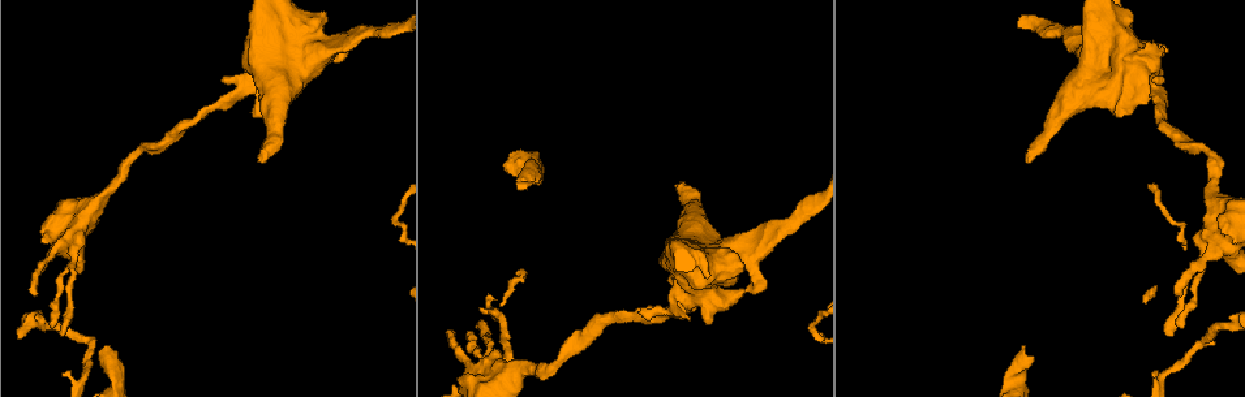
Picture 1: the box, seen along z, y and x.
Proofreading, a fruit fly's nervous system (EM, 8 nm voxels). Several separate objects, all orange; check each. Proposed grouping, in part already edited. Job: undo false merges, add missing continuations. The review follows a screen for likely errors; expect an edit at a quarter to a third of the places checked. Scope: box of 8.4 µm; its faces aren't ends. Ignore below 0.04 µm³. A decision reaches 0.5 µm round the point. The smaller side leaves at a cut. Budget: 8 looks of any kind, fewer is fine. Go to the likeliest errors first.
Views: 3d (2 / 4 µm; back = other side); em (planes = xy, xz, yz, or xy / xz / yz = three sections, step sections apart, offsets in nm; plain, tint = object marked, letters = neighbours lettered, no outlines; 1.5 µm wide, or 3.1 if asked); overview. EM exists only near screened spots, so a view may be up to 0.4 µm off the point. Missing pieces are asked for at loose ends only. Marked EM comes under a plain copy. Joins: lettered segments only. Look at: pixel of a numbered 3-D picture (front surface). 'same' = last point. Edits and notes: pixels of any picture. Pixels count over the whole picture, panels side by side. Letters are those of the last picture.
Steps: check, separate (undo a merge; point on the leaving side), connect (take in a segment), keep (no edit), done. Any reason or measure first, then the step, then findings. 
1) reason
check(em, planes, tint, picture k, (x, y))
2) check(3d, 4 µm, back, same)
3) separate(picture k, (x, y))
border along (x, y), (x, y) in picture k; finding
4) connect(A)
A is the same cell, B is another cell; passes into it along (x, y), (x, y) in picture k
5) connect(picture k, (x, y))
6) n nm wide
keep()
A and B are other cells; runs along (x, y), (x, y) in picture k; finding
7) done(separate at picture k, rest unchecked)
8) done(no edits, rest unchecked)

branch stops here
check(em, planes, letters, picture 1, (1021, 345))

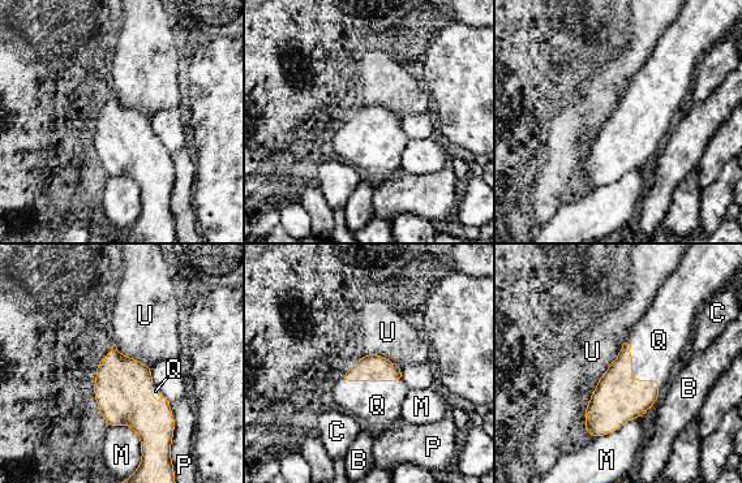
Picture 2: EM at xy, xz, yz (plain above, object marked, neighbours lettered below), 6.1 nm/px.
Q touches over 380 nm
connect(Q)
Q is the same cell, B, C, M, P and U are other cells; passes into it along (617, 399), (631, 378), (657, 346) in picture 2; the neuron continues

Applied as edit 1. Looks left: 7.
check(overview)

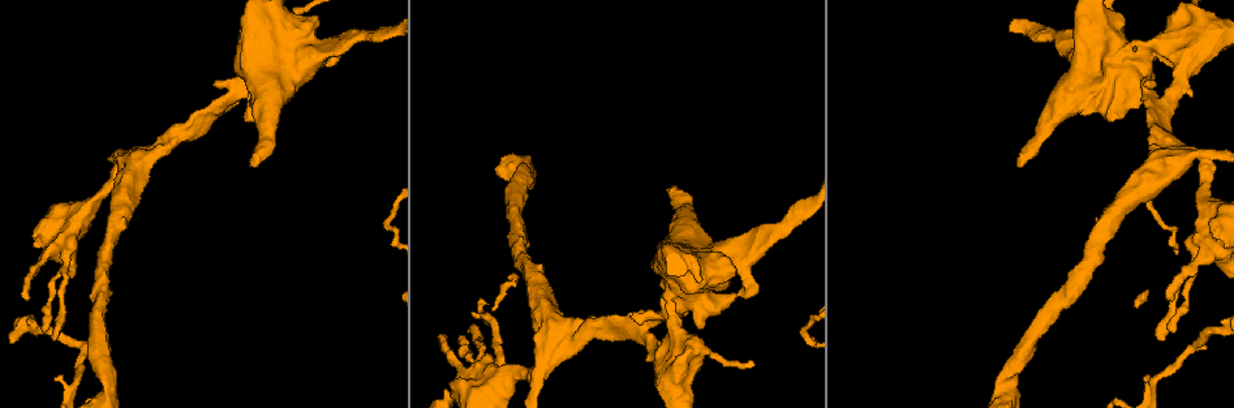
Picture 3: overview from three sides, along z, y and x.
an open end
check(em, yz, step 4, letters, picture 3, (35, 236))

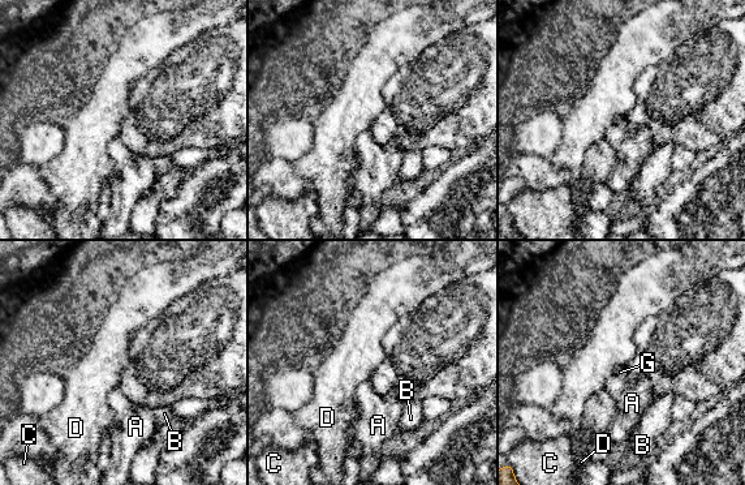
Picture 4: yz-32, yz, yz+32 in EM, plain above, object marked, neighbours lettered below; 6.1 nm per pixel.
check(em, planes, letters, same)

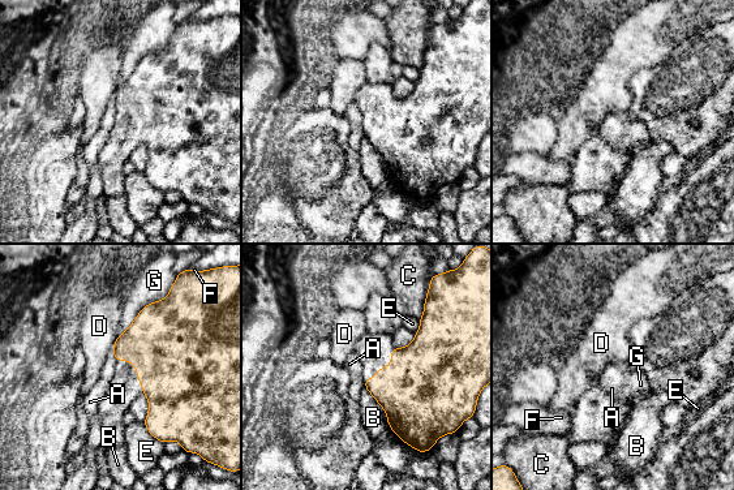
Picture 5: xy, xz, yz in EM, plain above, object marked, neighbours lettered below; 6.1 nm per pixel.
keep()
A, B, C, D, E, F and G are other cells; border along (167, 295), (147, 302), (119, 336) in picture 5; no lettered segment goes on from it

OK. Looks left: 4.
thick end
check(3d, 4 µm, picture 3, (735, 272))

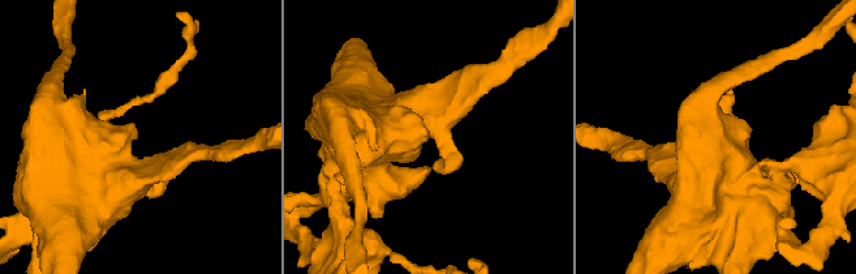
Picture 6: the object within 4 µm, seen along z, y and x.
need the tissue
check(em, xz, step 8, letters, picture 6, (135, 127))

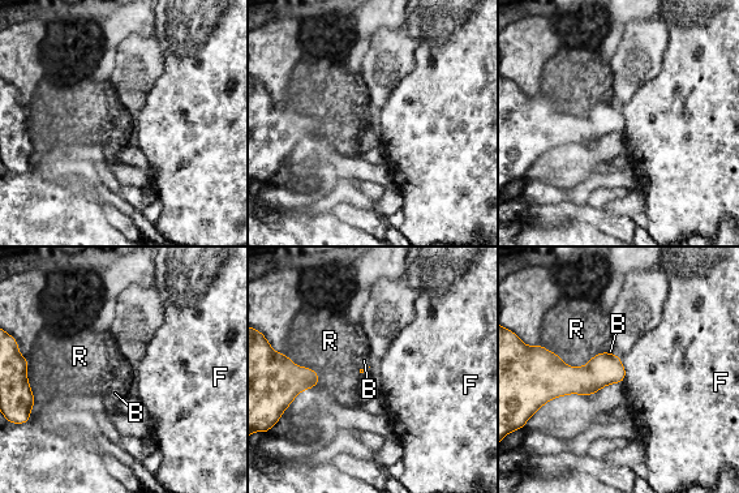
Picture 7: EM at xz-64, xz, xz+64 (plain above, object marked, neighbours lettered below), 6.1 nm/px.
F touches over 150 nm
keep()
B, F and R are other cells; no lettered segment goes on from it

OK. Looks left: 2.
done(connect at picture 2, rest unchecked)

